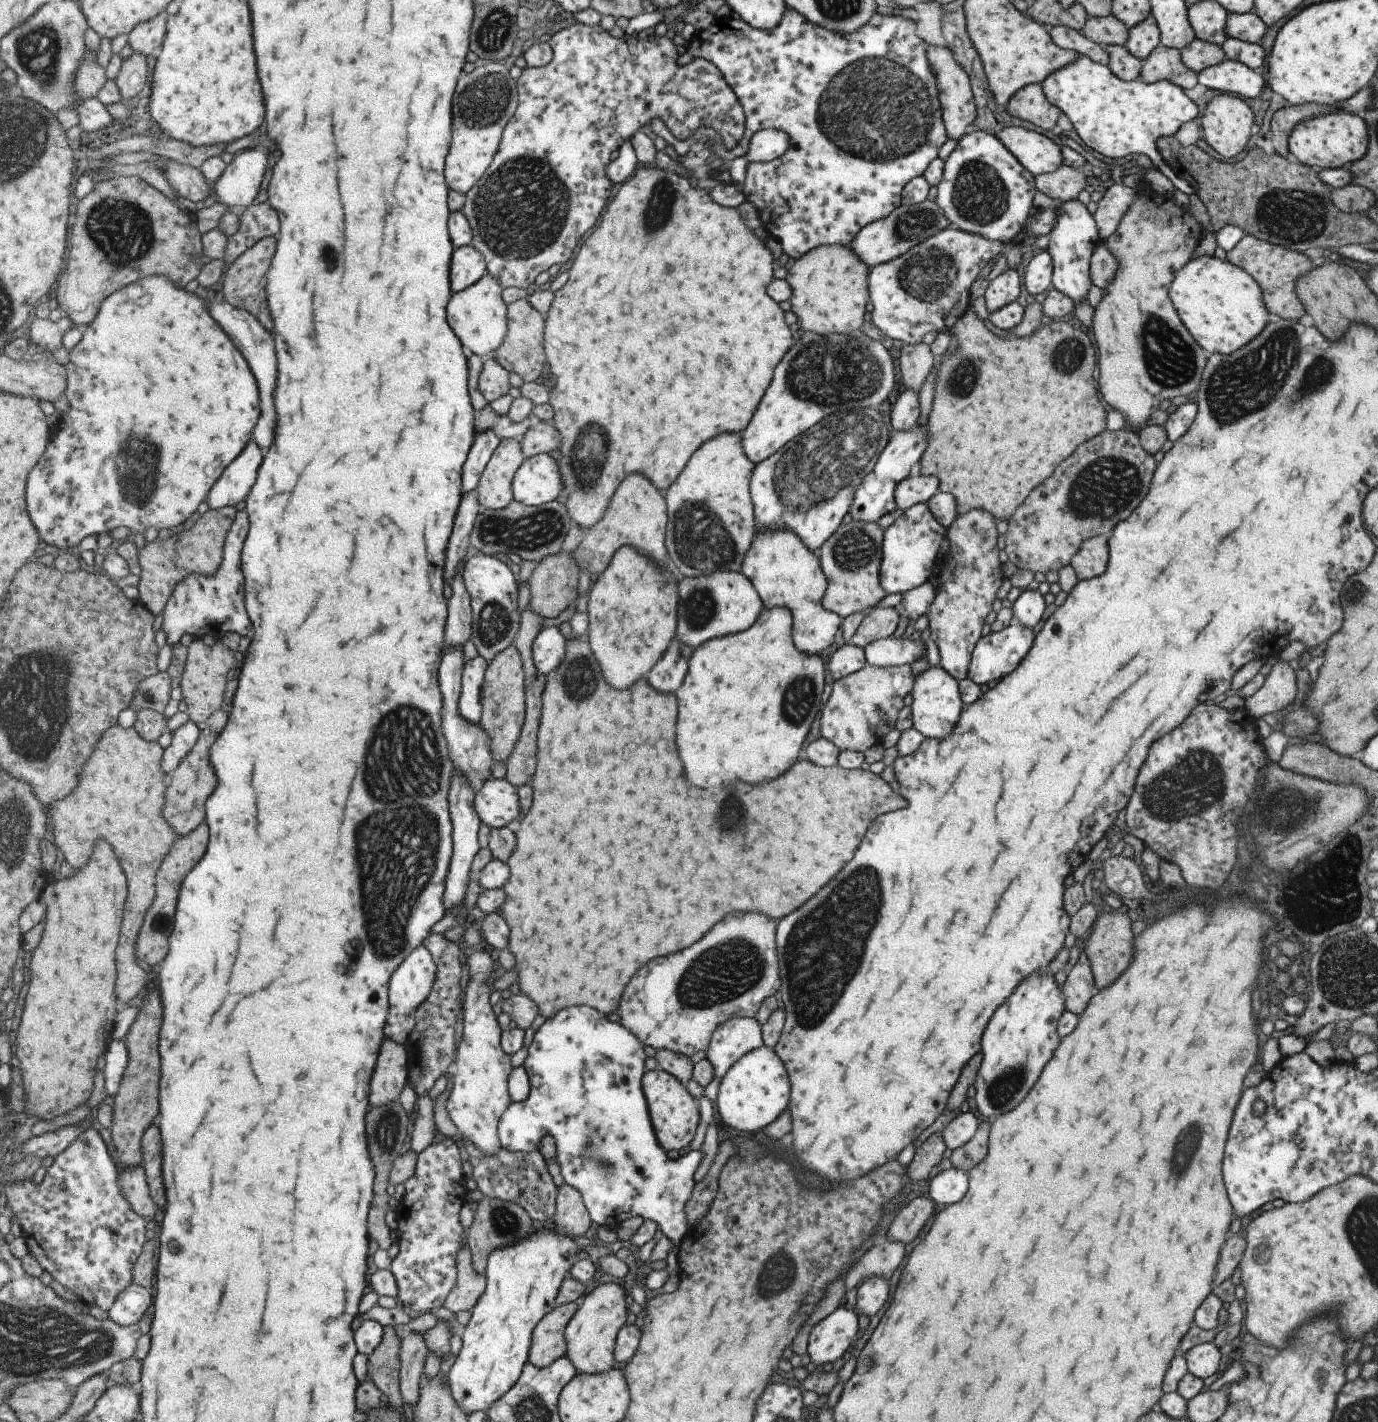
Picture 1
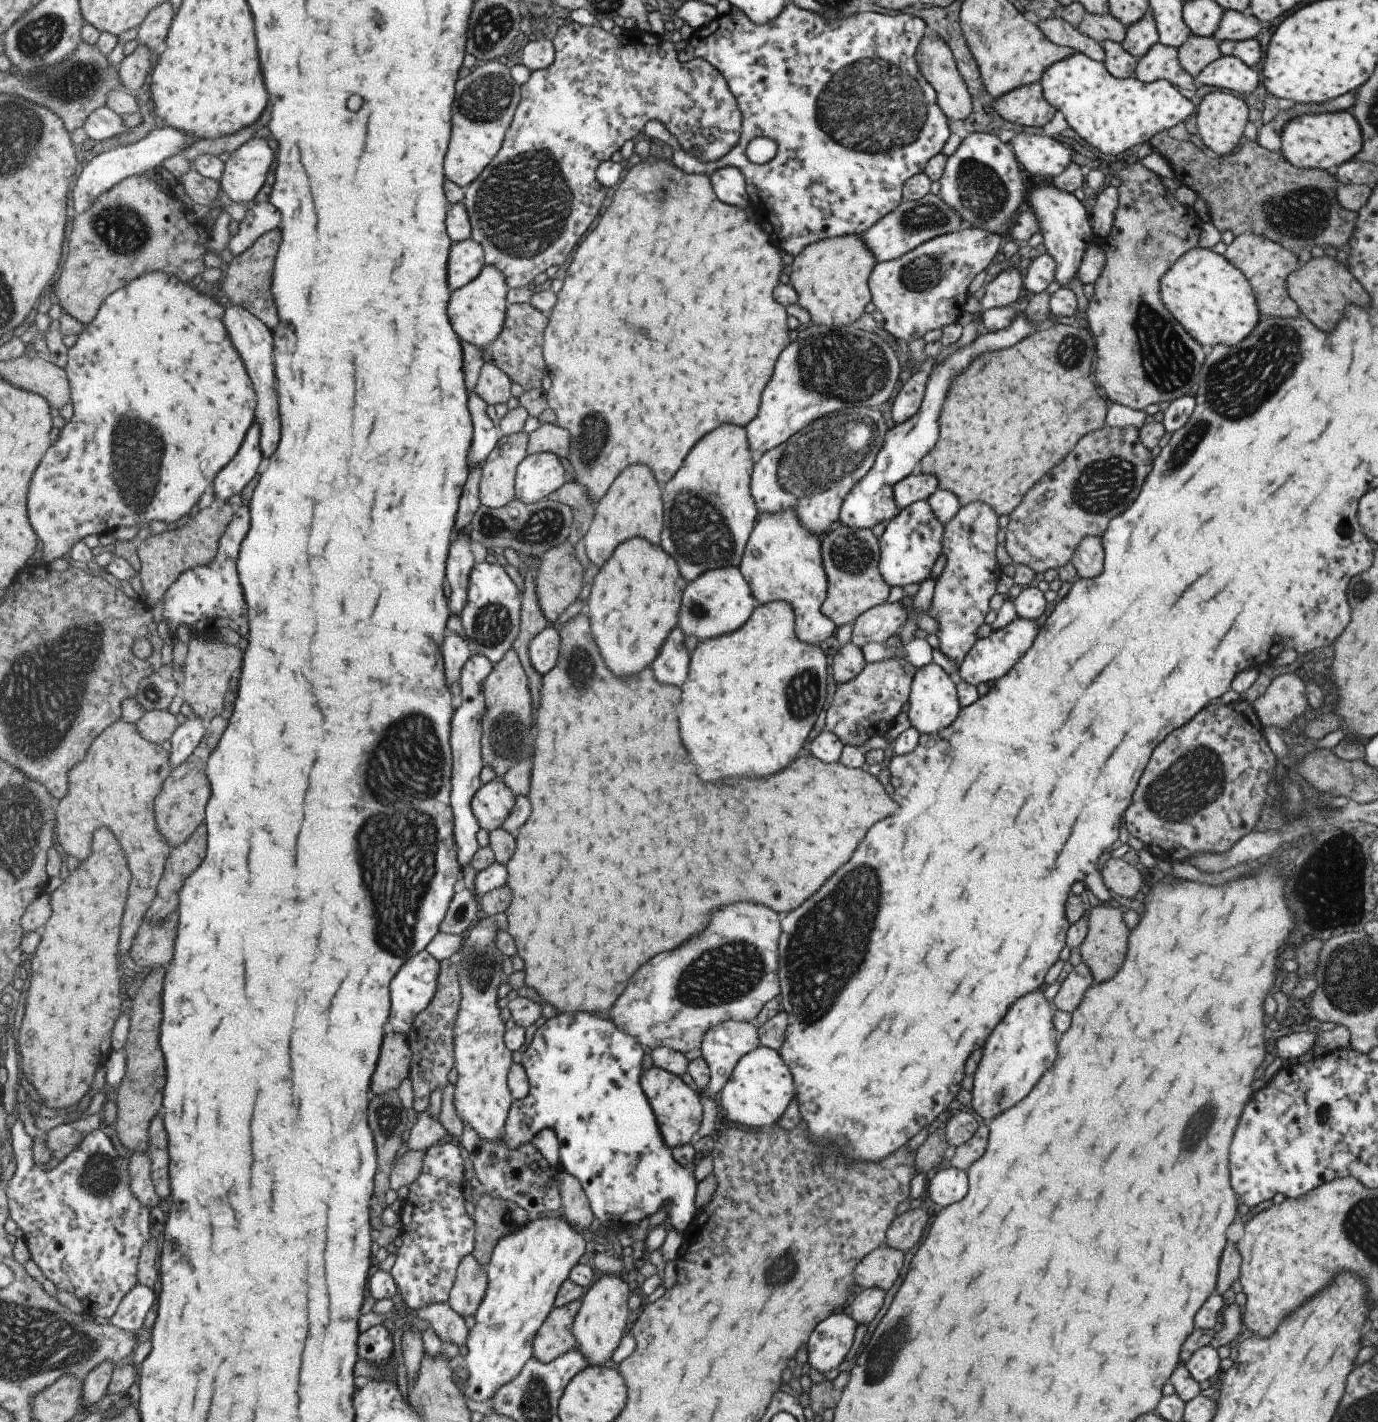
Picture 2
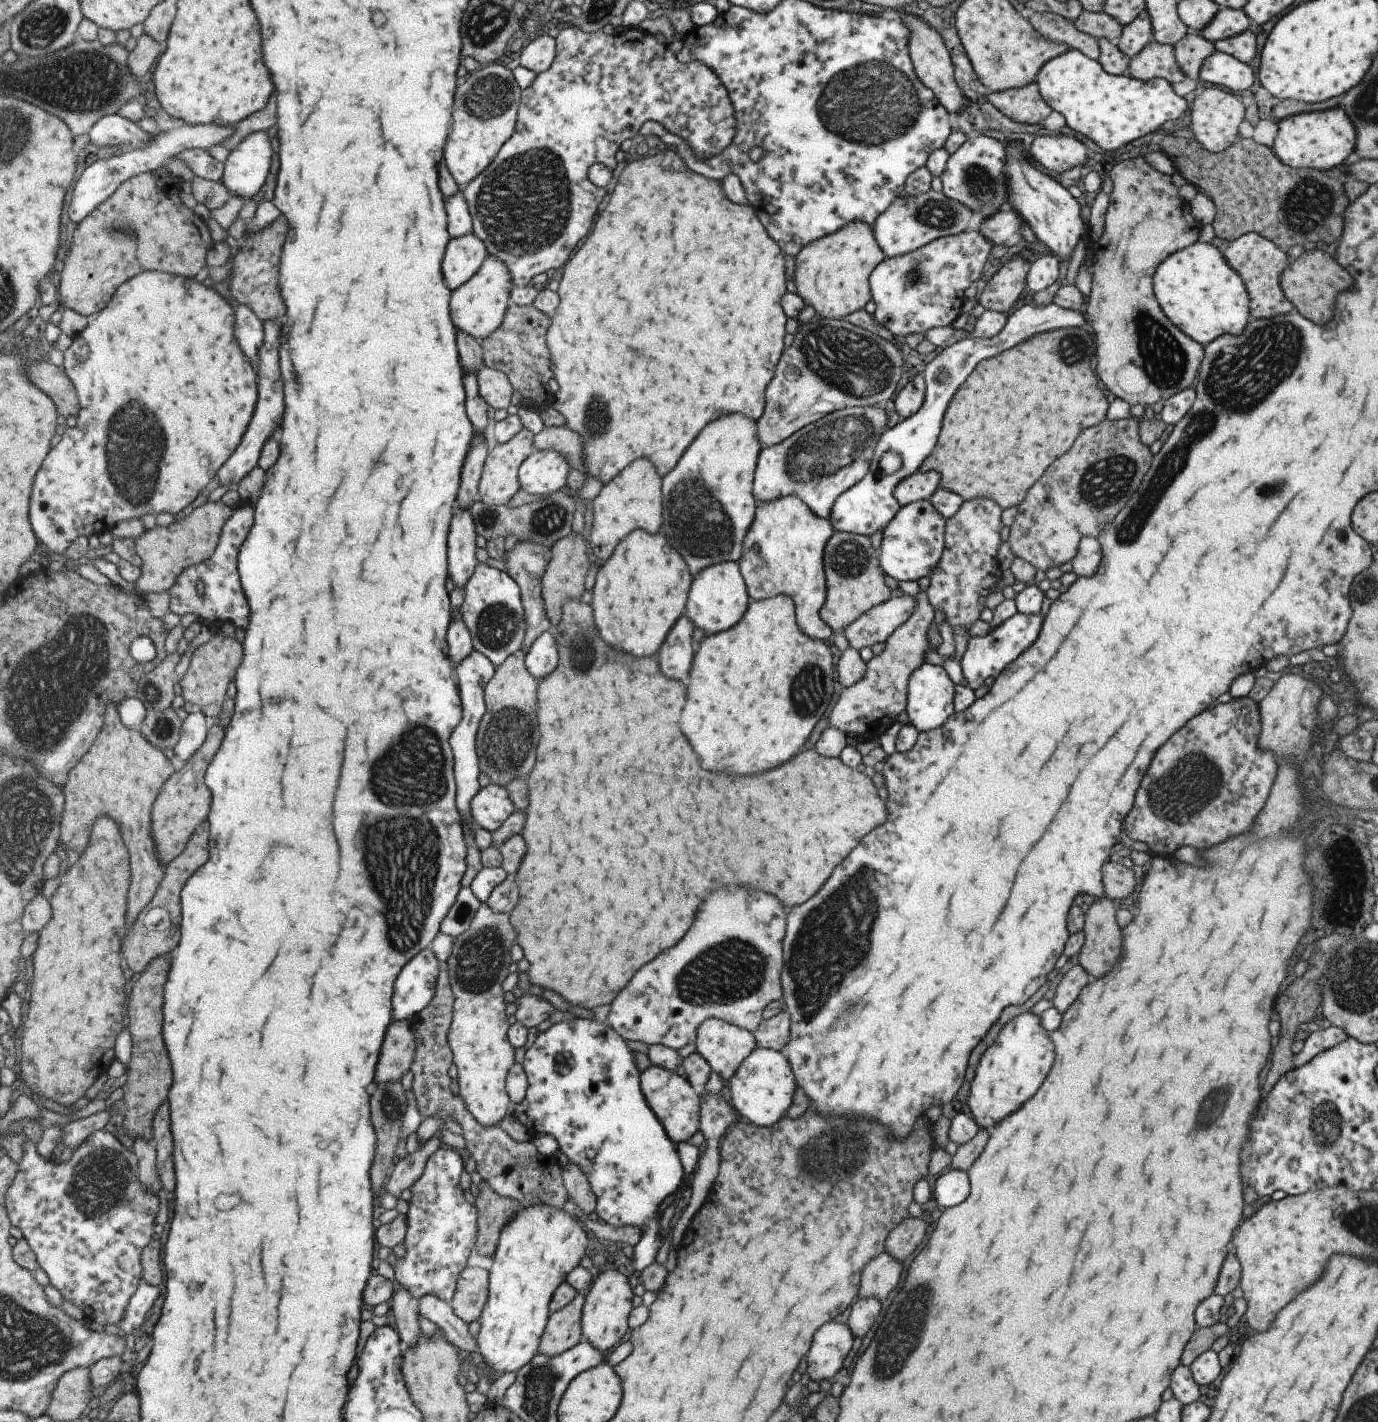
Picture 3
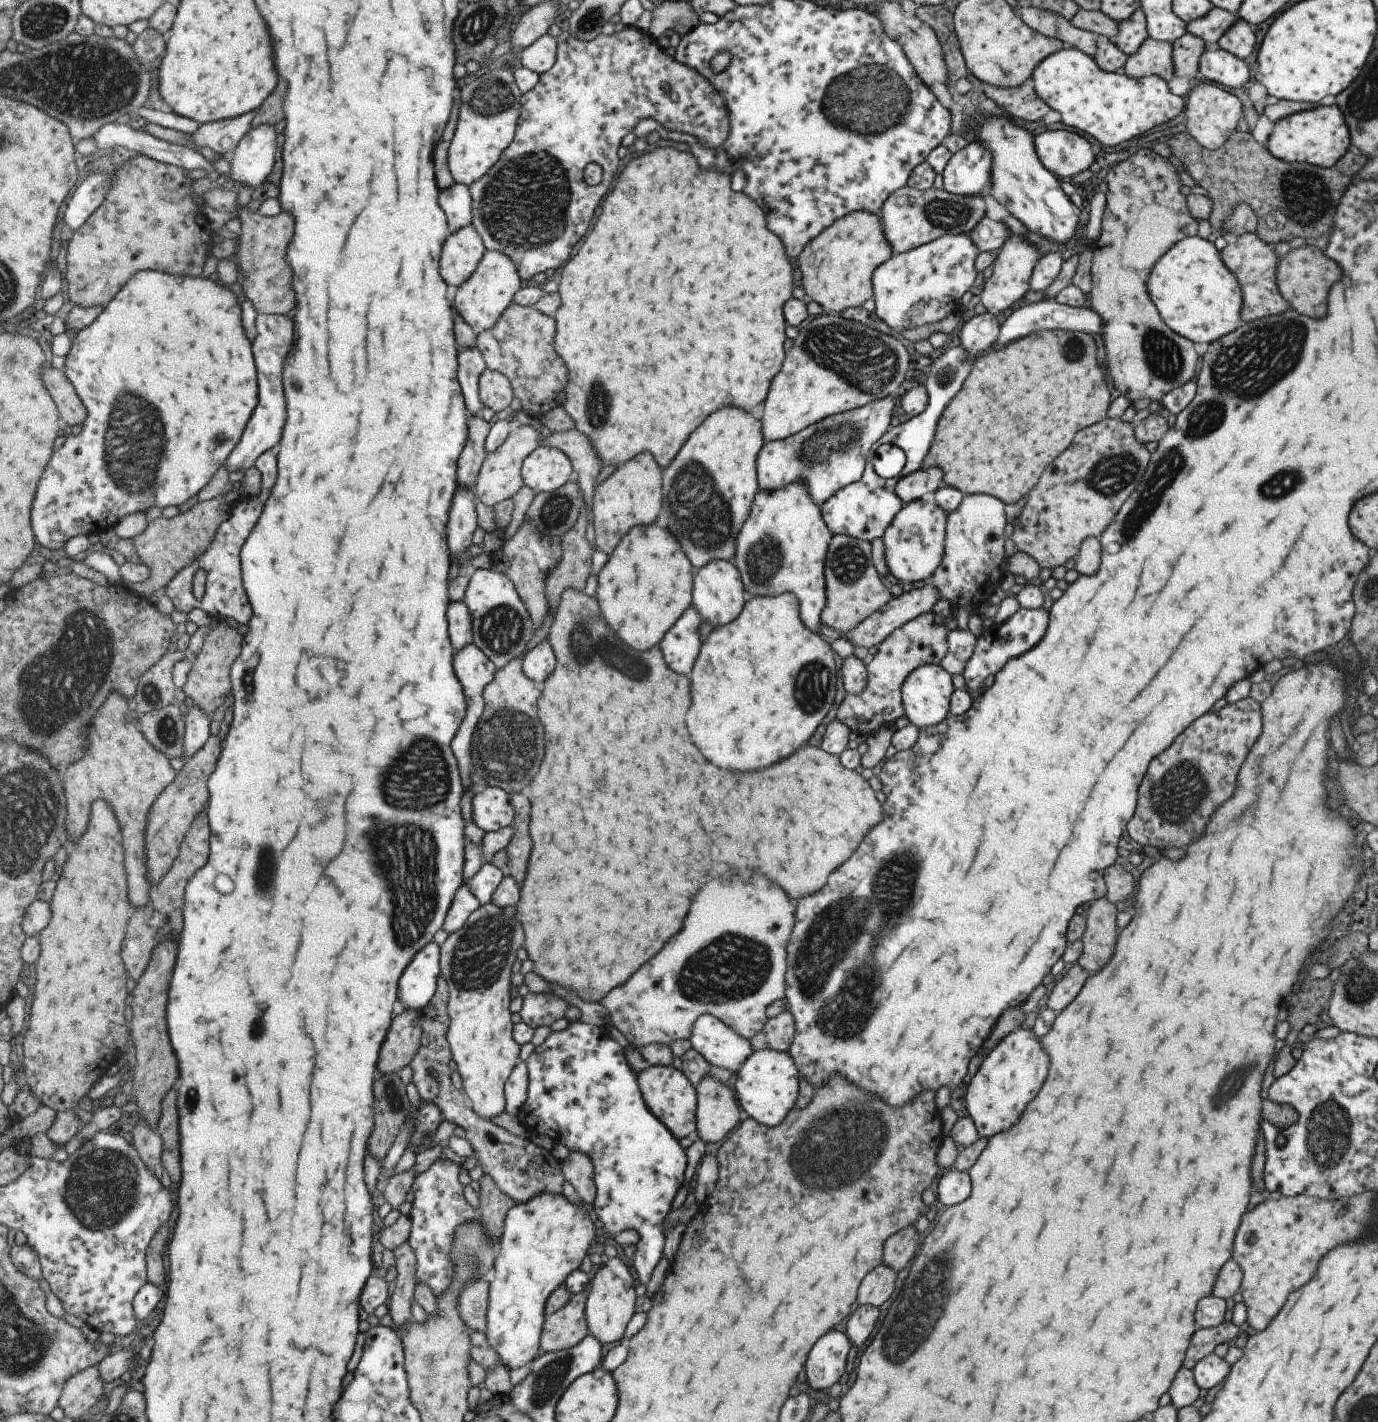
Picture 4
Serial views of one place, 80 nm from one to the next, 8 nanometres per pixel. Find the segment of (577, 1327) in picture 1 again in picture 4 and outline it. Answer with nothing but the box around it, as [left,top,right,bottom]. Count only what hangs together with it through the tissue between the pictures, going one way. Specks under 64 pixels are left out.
[586,1257,635,1344]

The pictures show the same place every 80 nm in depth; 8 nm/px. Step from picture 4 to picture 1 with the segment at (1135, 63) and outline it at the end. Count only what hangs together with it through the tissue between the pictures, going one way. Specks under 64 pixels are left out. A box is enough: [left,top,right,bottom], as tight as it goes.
[1137,43,1197,90]

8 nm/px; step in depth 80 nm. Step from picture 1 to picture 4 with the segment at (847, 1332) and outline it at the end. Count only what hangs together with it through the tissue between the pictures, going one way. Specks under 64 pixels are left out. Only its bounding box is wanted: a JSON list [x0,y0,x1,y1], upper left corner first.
[803,1332,851,1392]

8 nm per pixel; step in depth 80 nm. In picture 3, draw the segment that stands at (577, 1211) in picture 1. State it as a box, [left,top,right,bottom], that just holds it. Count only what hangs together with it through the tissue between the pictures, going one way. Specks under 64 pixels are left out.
[562,1161,597,1213]

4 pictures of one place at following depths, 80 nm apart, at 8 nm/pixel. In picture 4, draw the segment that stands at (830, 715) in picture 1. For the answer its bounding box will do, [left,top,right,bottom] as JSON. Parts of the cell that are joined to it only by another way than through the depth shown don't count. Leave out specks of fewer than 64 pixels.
[835,611,953,737]

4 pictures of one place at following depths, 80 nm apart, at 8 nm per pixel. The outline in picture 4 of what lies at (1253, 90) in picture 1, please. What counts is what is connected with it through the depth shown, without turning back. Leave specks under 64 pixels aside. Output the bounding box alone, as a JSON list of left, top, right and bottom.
[1197,46,1249,89]

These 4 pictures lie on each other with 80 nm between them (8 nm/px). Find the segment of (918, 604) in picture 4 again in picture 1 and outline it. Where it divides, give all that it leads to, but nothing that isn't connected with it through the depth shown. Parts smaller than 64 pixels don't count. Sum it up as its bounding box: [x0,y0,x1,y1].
[850,607,899,647]

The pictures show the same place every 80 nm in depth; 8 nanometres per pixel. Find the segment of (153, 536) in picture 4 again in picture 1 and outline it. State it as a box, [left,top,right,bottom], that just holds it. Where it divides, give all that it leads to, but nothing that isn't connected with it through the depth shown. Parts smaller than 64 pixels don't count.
[137,505,236,614]

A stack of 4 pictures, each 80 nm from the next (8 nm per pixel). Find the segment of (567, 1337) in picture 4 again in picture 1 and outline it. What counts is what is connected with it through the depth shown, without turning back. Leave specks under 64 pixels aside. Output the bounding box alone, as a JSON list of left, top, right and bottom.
[529,1301,579,1368]

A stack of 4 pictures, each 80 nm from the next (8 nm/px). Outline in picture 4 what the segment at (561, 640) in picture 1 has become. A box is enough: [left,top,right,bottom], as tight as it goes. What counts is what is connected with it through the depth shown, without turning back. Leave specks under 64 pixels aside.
[523,637,557,686]

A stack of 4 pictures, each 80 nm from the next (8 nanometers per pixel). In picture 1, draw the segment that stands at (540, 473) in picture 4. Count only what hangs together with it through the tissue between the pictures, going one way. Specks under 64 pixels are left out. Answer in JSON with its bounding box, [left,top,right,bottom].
[514,453,565,505]

